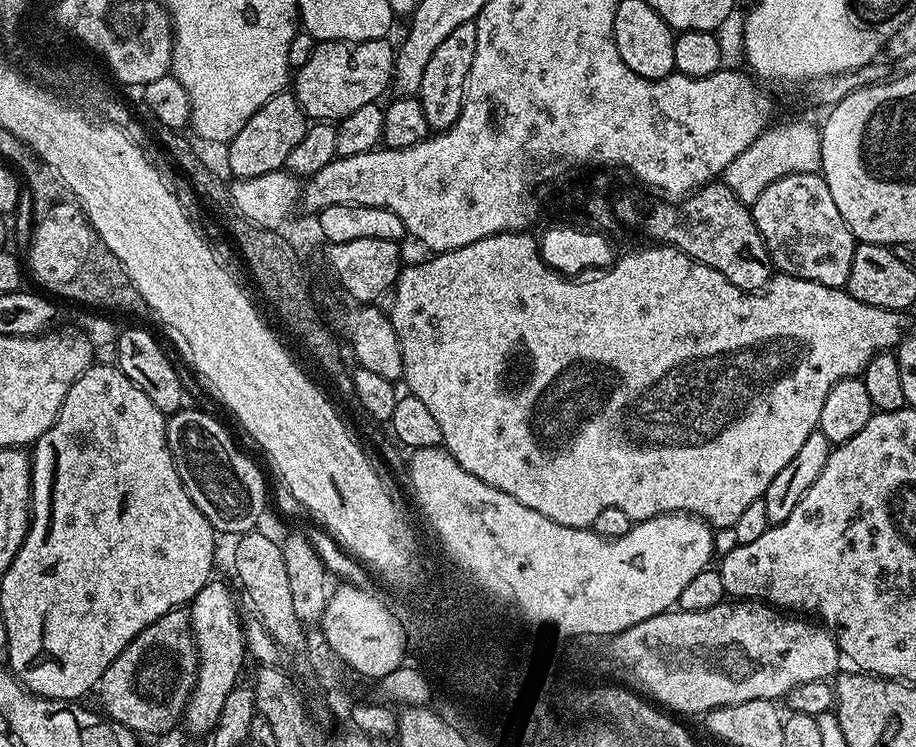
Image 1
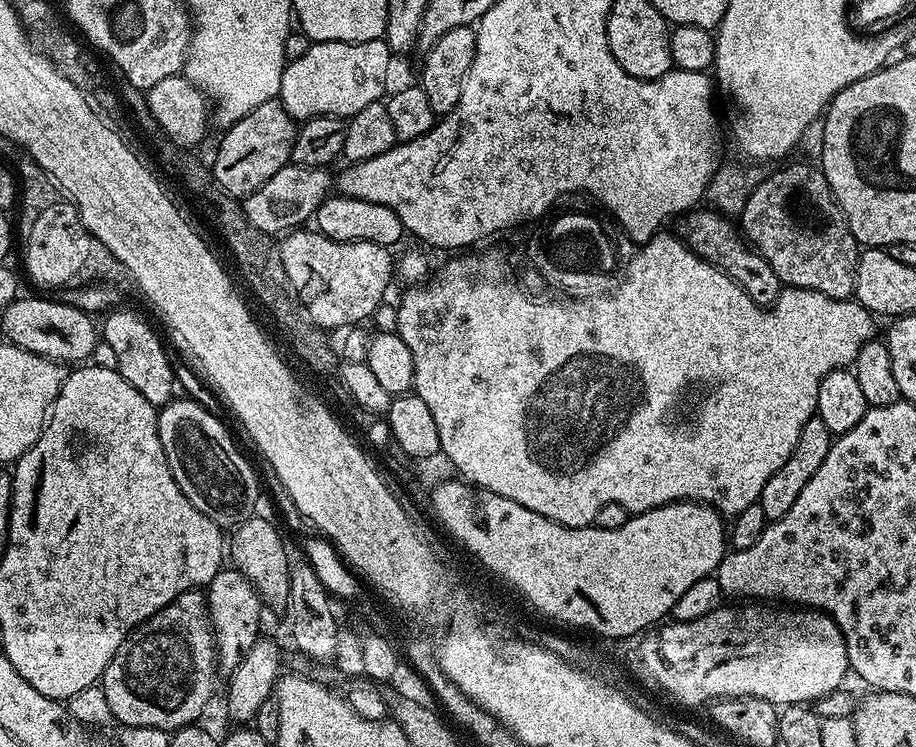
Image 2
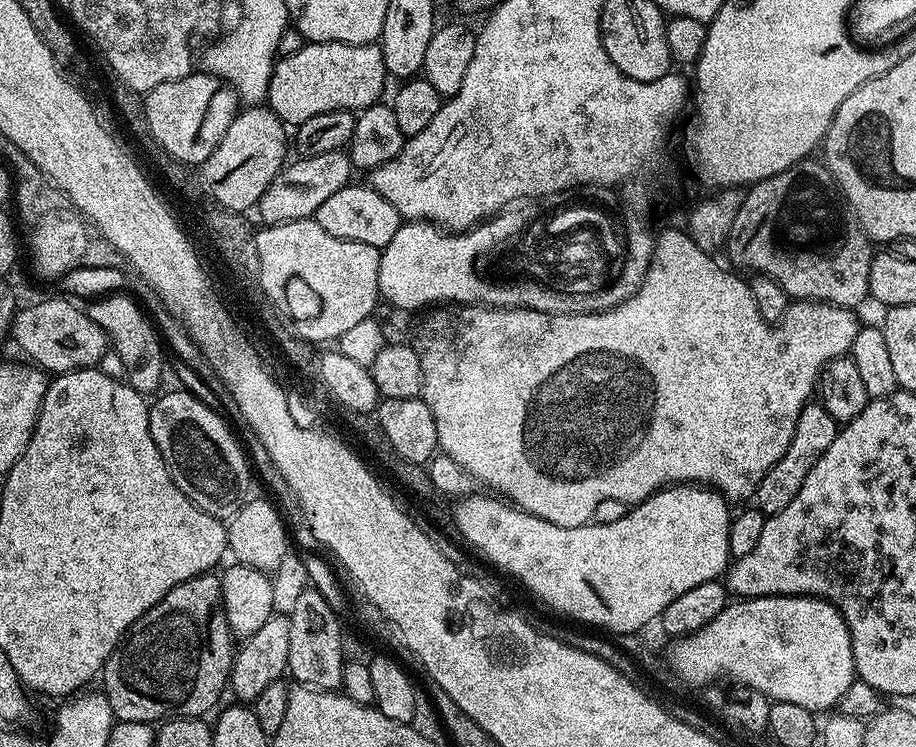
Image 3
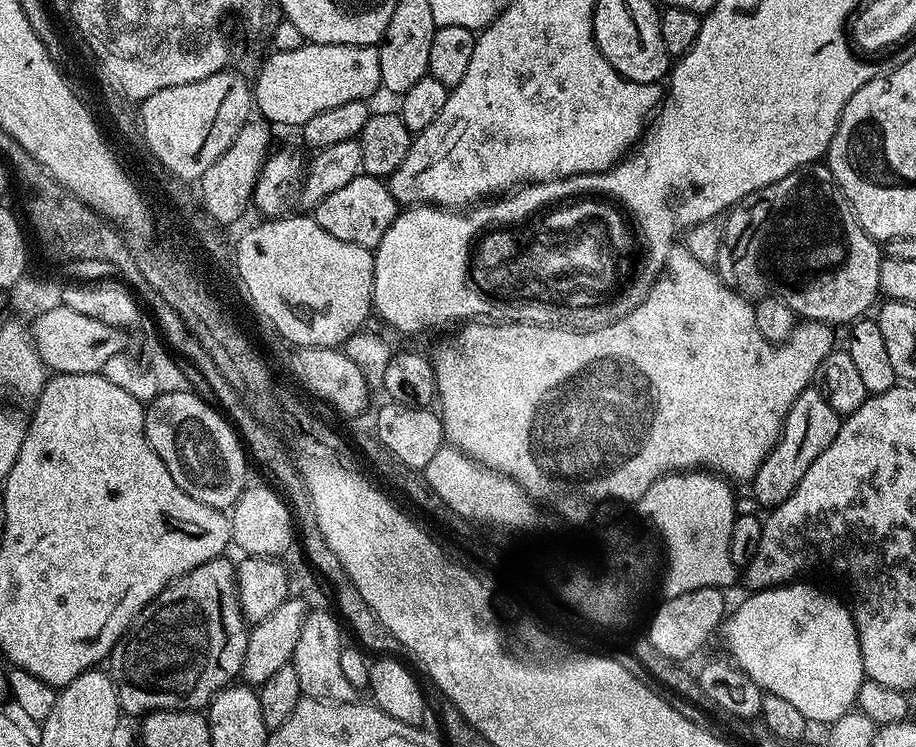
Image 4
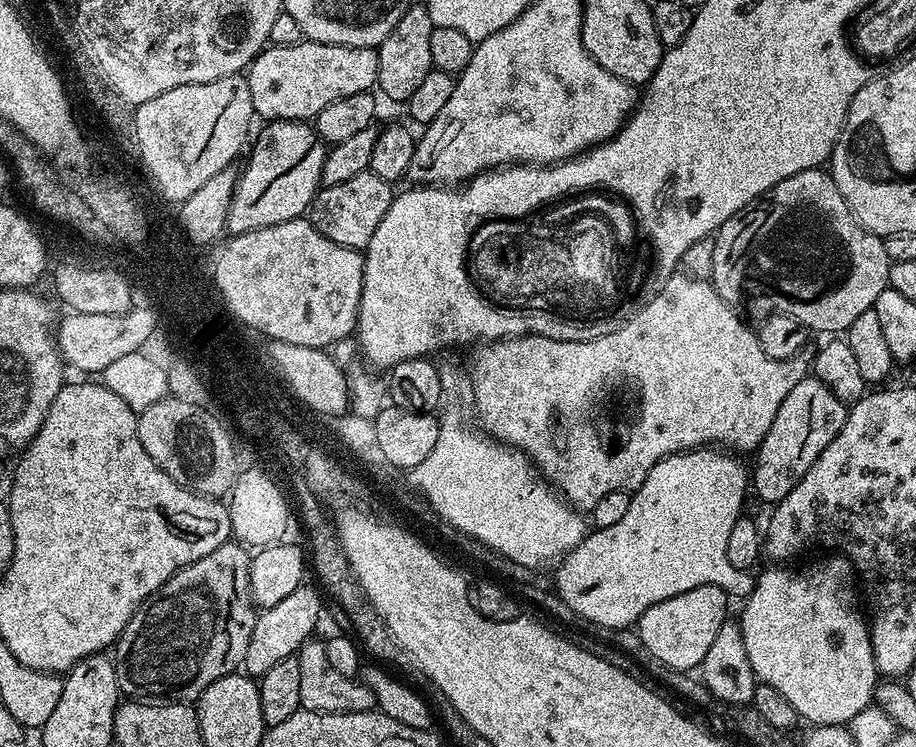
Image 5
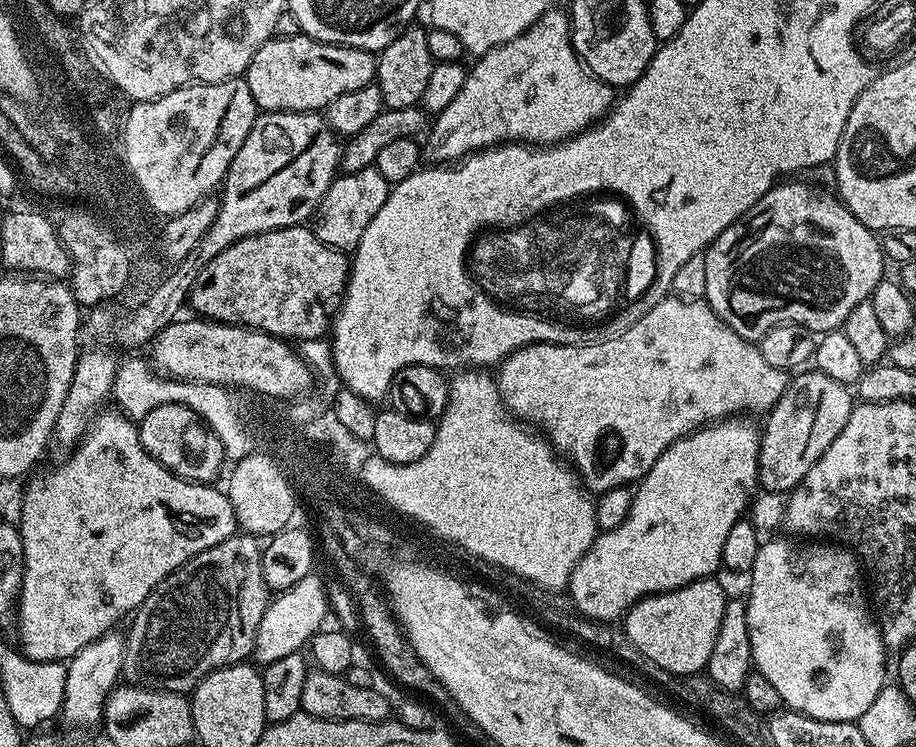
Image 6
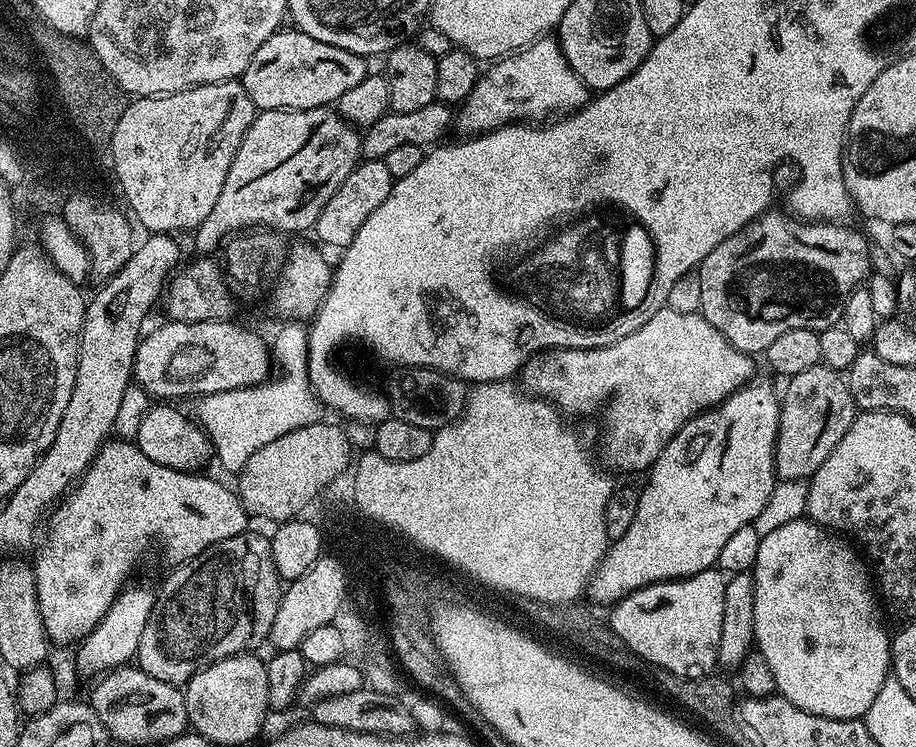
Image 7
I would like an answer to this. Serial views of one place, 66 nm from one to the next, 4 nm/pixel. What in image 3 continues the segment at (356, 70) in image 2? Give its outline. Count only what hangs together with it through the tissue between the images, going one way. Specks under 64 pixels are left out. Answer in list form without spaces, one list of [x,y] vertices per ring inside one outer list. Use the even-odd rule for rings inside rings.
[[[326,42],[325,44],[305,43],[298,54],[279,57],[276,69],[272,72],[272,81],[266,97],[267,107],[272,113],[284,121],[285,125],[298,126],[306,122],[306,118],[314,118],[314,114],[326,114],[330,110],[346,110],[356,112],[361,108],[369,108],[377,103],[384,92],[384,80],[388,71],[382,58],[379,43],[343,44],[342,42]]]

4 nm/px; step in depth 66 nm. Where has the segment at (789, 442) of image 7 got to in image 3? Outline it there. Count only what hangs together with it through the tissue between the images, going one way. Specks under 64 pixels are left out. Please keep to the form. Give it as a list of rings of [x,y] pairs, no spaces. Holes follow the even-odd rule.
[[[809,402],[802,414],[798,414],[798,426],[794,426],[794,438],[790,438],[786,454],[782,454],[782,458],[778,458],[778,462],[770,466],[770,470],[756,487],[754,504],[765,517],[786,510],[786,506],[794,502],[794,494],[798,494],[798,490],[802,490],[802,482],[806,482],[806,474],[810,474],[810,470],[814,470],[814,462],[818,462],[818,458],[822,458],[822,454],[830,450],[830,442],[834,442],[837,431],[836,420],[830,418],[830,414],[819,402]]]

